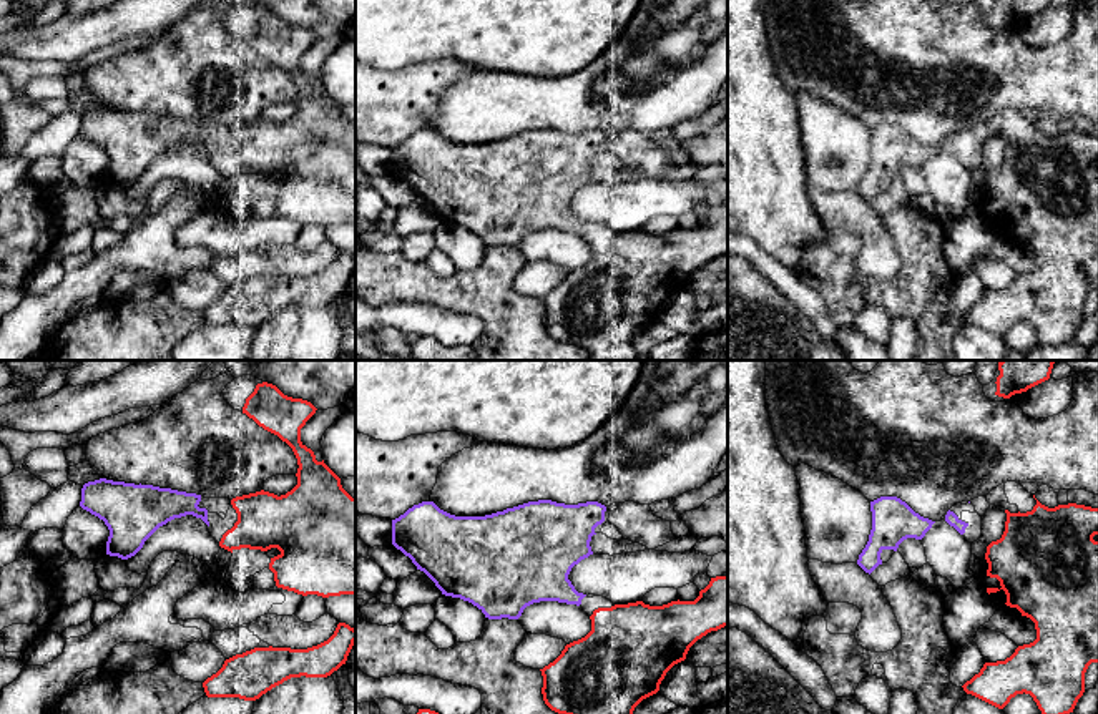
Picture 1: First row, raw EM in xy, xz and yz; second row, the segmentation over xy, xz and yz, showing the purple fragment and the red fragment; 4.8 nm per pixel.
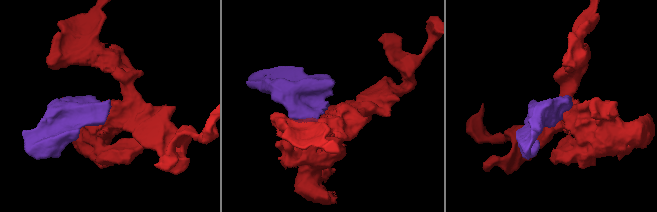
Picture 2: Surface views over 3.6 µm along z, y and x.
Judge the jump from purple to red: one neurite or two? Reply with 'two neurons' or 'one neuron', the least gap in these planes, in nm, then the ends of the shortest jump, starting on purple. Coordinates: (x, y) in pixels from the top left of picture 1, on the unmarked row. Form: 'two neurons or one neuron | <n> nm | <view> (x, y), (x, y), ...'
one neuron | 80 nm | xz (580, 231), (593, 239)

